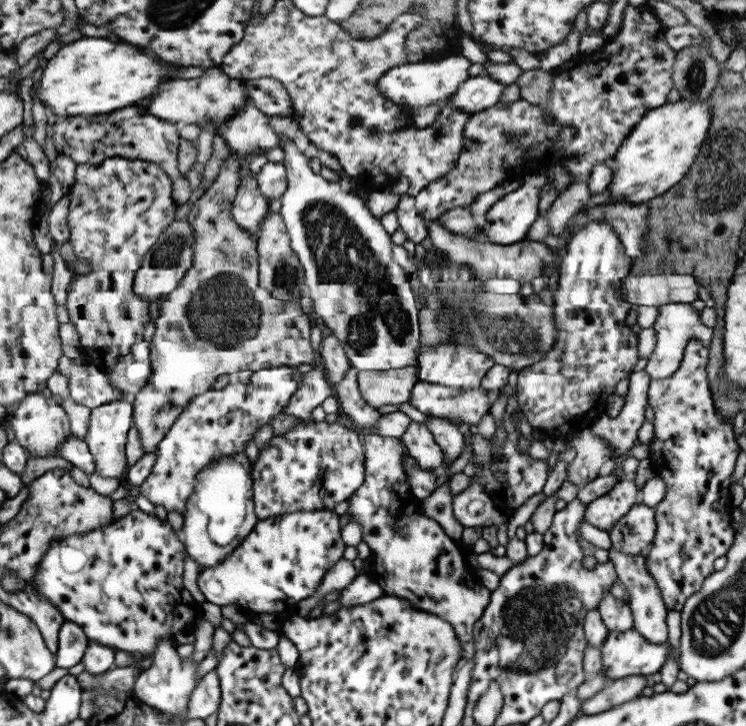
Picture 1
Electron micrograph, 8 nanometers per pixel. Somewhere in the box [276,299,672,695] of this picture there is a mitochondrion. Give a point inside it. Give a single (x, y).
(537, 627)

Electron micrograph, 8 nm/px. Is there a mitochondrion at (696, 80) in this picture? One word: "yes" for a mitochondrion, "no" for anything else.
yes

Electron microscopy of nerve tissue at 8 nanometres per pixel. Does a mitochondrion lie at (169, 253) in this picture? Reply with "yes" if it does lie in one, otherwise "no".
yes

